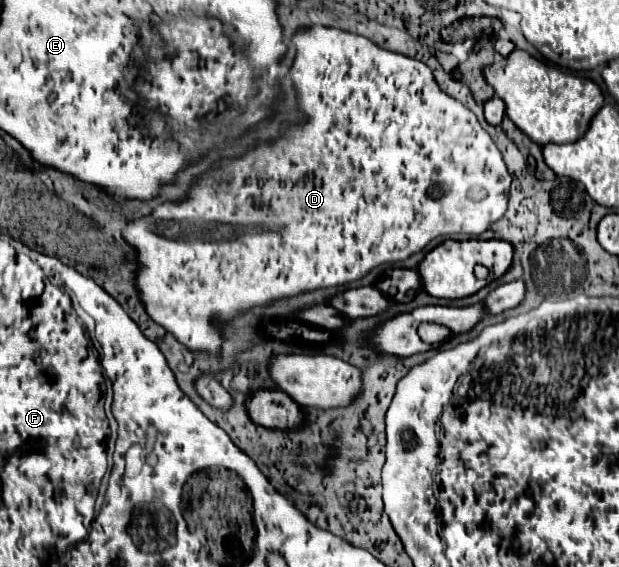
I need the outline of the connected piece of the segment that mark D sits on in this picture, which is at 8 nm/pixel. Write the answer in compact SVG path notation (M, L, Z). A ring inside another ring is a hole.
M312 26L308 30L300 30L296 34L294 42L296 42L298 54L296 54L294 68L290 70L290 78L298 90L300 106L308 114L310 122L304 128L290 130L286 140L280 140L274 146L262 146L262 148L254 150L252 154L244 156L242 160L226 164L224 172L228 172L228 174L224 174L224 178L218 178L218 182L220 182L218 190L214 190L214 192L208 190L208 194L194 196L192 214L188 212L188 204L162 204L150 214L150 220L134 220L128 224L128 228L124 232L124 238L128 238L128 242L132 242L132 246L136 246L138 258L142 264L134 282L136 282L136 288L140 290L142 302L146 304L146 312L150 314L150 318L154 322L158 322L162 328L172 332L190 350L206 350L206 352L220 350L222 334L210 324L210 318L216 314L228 318L228 316L240 314L246 308L266 304L276 298L286 298L286 296L294 296L298 292L330 288L332 284L346 284L346 282L358 280L378 264L406 260L408 256L420 252L430 240L434 240L438 236L452 236L452 234L478 236L478 234L486 232L490 228L490 224L500 220L506 212L512 176L506 170L500 150L496 148L496 144L492 142L488 132L478 124L476 116L462 102L450 98L448 94L444 94L438 88L438 84L426 64L422 64L414 58L408 58L404 54L382 50L364 36L340 32L336 28ZM286 164L292 164L292 166L306 164L310 168L310 172L304 178L300 178L294 186L290 186L288 184L290 166L286 166Z

